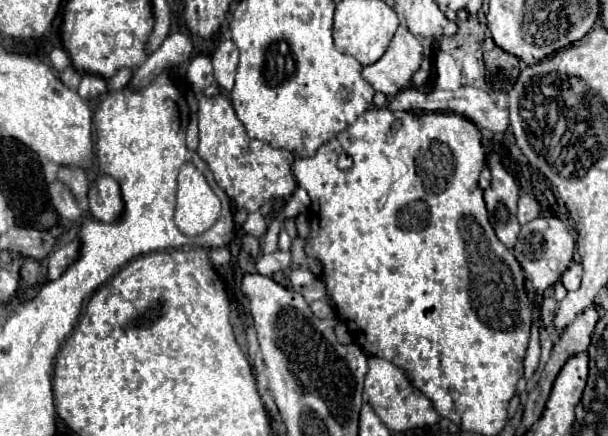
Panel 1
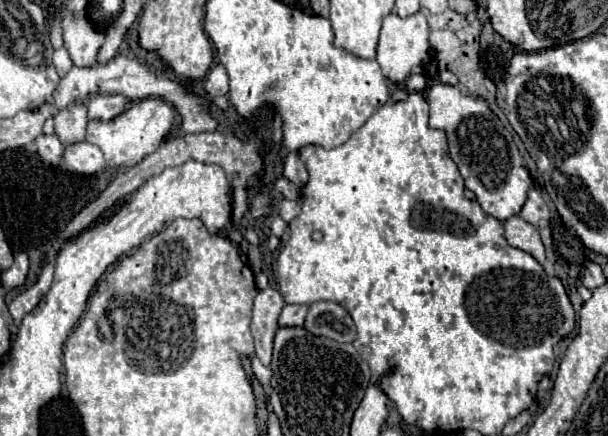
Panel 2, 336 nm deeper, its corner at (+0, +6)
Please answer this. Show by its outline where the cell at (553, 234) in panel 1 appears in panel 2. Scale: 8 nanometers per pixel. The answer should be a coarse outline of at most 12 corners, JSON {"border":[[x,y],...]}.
{"border":[[506,219],[506,241],[544,263],[544,245],[534,225]]}

